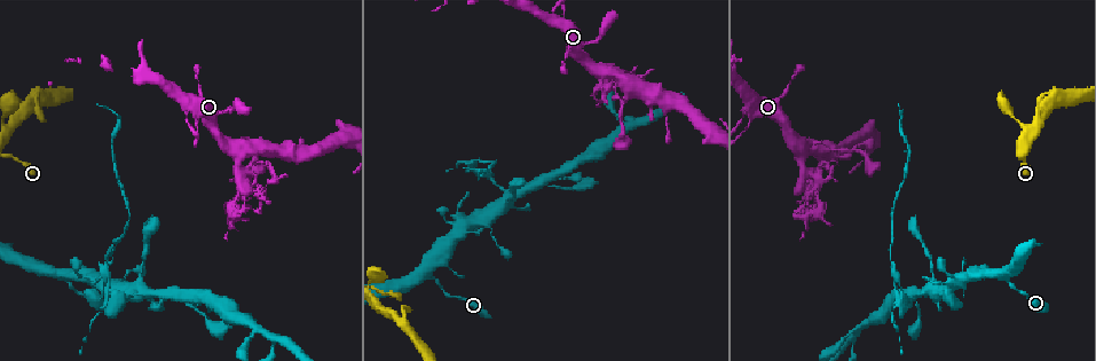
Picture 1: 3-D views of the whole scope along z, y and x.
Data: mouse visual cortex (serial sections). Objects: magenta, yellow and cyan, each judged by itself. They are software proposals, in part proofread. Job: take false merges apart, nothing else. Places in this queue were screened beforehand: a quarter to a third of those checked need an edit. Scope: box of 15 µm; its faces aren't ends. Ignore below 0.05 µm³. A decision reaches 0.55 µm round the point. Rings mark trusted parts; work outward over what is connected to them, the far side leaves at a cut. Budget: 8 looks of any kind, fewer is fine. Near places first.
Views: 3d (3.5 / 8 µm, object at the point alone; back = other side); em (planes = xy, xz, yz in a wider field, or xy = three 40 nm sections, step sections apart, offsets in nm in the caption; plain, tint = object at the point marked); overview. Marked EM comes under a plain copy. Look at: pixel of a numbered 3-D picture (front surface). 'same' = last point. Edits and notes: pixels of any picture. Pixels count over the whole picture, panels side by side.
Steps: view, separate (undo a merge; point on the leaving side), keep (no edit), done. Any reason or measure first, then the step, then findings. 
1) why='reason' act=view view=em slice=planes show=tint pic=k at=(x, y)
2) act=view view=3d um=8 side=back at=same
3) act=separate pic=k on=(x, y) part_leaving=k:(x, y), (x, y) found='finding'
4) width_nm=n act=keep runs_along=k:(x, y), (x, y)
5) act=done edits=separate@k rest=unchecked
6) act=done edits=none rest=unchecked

why='calibre changes' act=view view=3d um=3.5 pic=1 at=(563, 17)

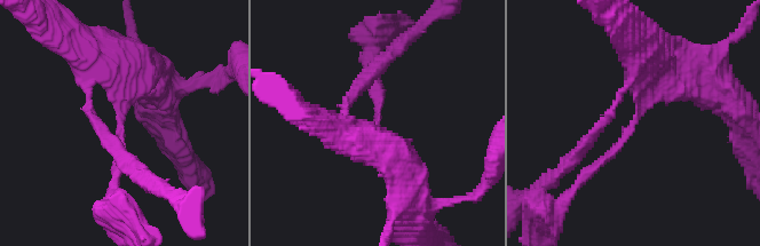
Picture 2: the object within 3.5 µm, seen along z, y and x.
arm_widths_nm=150,500 why='now the EM' act=view view=em slice=xy step=5 show=tint pic=2 at=(638, 115)

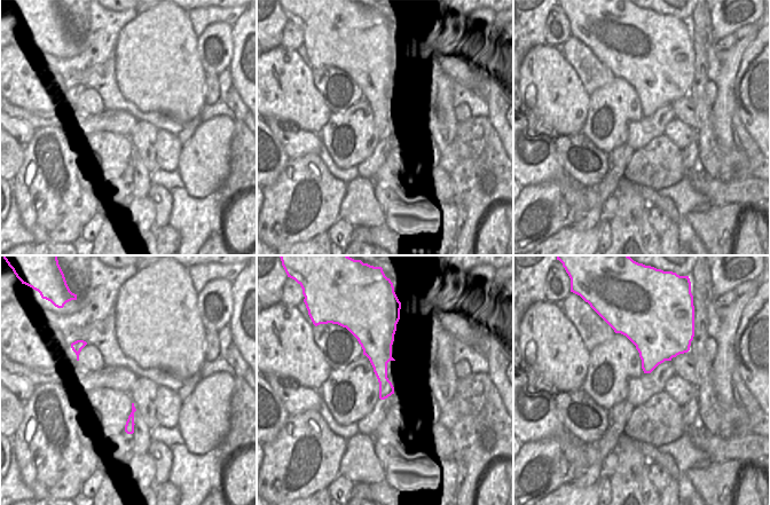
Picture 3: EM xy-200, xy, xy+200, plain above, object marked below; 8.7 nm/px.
act=keep runs_along=2:(693, 70), (670, 70), (617, 148), (587, 172) found='continuous, no second cell'

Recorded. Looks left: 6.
why='a narrow waist' act=view view=3d um=3.5 pic=1 at=(237, 193)

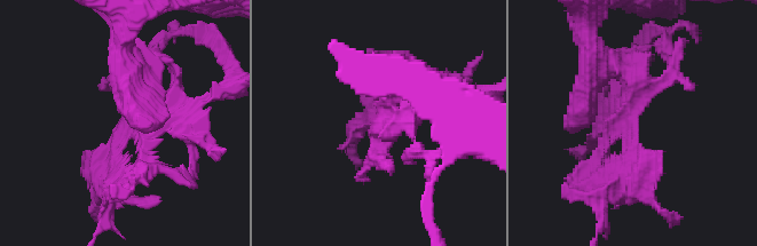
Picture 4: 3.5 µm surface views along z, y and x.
act=view view=em slice=xy step=1 show=tint pic=4 at=(628, 112)

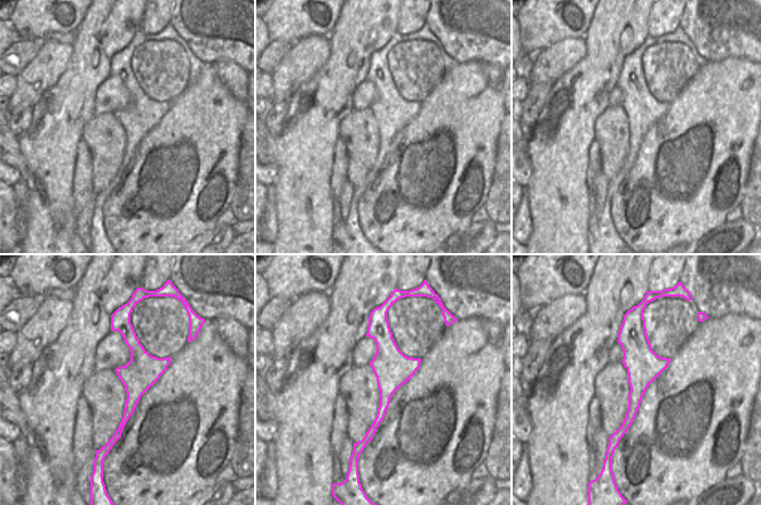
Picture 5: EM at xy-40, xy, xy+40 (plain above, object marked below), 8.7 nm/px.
act=keep runs_along=5:(374, 323), (386, 395), (366, 439) found='all the same cell'

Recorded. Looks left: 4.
why='four or more arms meet' act=view view=3d um=3.5 pic=1 at=(926, 291)

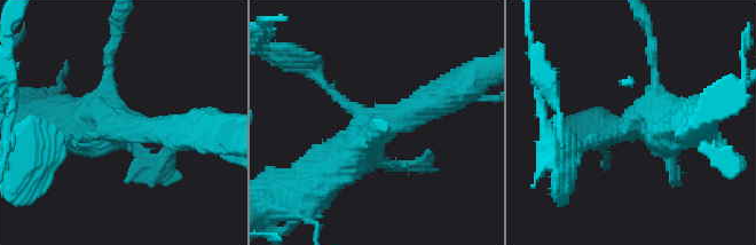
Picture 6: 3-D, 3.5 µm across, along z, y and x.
act=view view=em slice=xy step=3 show=tint pic=6 at=(118, 121)

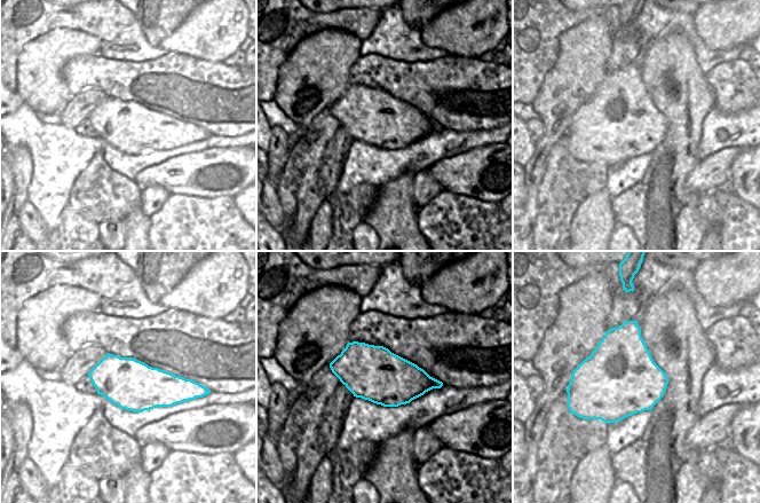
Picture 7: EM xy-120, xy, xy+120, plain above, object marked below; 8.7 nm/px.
act=keep runs_along=6:(299, 190), (422, 105) found='all the same cell'

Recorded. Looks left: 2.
why='a narrow waist' act=view view=3d um=3.5 pic=1 at=(561, 177)

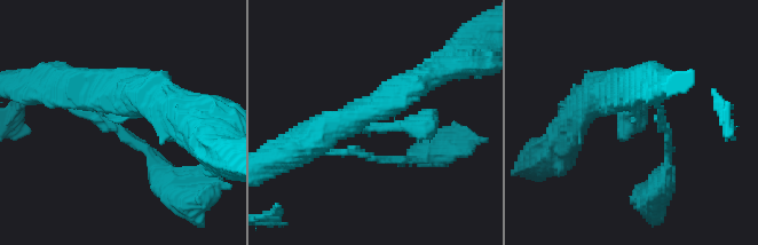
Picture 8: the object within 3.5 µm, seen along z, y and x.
act=view view=em slice=xy step=1 show=tint pic=8 at=(377, 128)

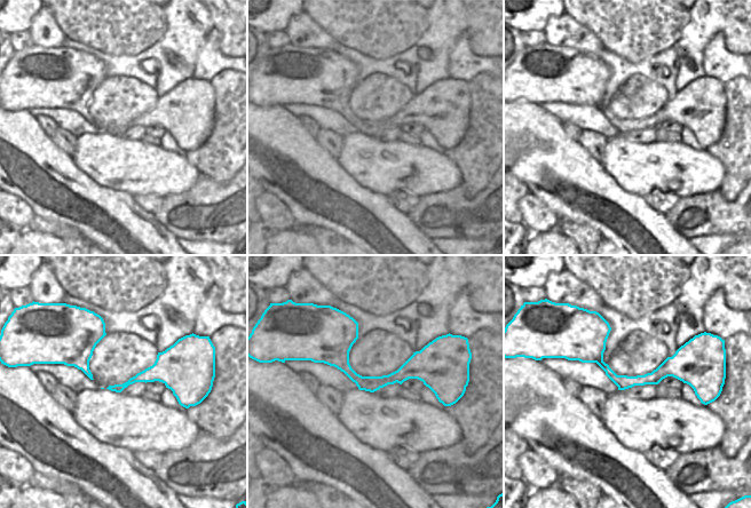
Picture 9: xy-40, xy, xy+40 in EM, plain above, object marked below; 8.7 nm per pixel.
act=keep runs_along=8:(63, 83), (116, 120), (162, 110), (172, 135) found='one cell here'

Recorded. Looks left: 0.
act=done edits=none rest=unchecked

